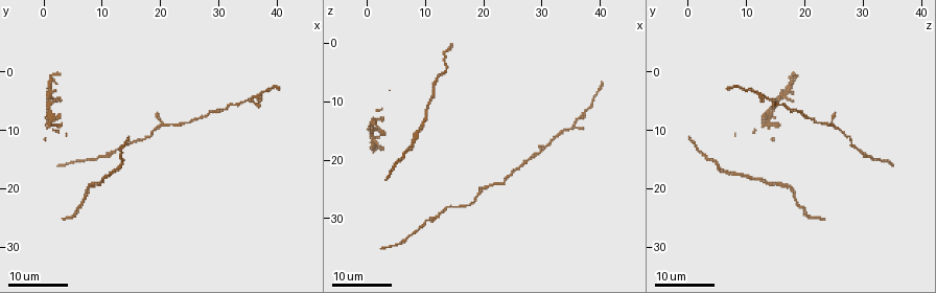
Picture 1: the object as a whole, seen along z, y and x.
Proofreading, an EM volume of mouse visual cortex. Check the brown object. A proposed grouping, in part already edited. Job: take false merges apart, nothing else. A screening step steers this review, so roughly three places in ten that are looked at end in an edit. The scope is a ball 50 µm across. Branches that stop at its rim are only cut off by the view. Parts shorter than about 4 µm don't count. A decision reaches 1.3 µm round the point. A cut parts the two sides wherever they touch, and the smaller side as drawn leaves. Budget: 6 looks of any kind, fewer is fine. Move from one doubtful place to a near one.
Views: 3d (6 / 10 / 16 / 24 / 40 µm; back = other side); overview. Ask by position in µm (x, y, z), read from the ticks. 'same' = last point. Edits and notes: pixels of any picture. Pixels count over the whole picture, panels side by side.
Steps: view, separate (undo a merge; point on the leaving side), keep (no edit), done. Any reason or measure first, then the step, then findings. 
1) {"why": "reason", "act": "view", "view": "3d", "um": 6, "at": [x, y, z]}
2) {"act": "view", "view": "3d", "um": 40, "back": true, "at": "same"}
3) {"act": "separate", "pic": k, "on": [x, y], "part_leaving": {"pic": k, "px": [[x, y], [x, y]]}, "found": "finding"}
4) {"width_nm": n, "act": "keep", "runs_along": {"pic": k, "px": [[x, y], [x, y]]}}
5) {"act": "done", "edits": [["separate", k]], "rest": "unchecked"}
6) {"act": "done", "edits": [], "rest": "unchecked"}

{"why": "thick turns thin", "act": "view", "view": "3d", "um": 24, "at": [12.0, 13.5, 29.5]}

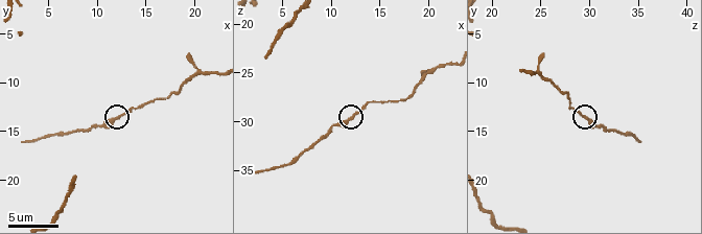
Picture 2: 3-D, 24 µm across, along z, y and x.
{"act": "view", "view": "3d", "um": 10, "at": [12.0, 13.6, 29.6]}

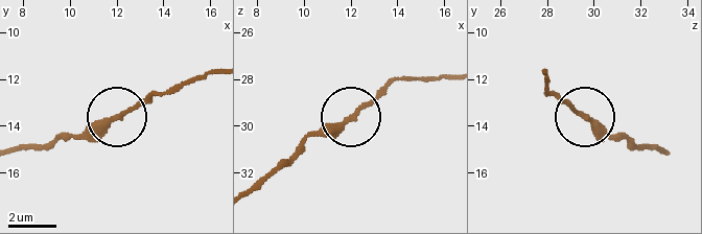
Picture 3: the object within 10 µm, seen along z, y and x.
{"width_nm": 240, "act": "keep", "runs_along": {"pic": 3, "px": [[145, 103], [71, 134]]}, "found": "continuous, no second cell"}

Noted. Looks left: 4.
{"why": "three arms meet", "act": "view", "view": "3d", "um": 10, "at": [21.0, 9.0, 24.2]}

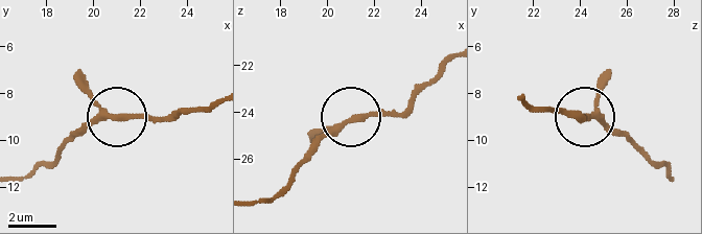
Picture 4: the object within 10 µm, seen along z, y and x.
{"why": "closer look", "act": "view", "view": "3d", "um": 6, "at": [21.1, 9.0, 24.4]}

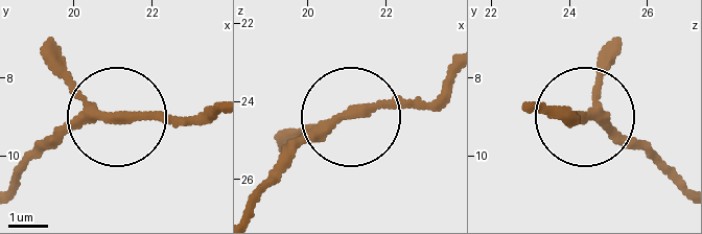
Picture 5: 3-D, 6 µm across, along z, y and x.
{"act": "keep", "found": "one cell here"}

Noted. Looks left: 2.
{"act": "view", "view": "3d", "um": 24, "at": [36.0, 4.5, 14.0]}

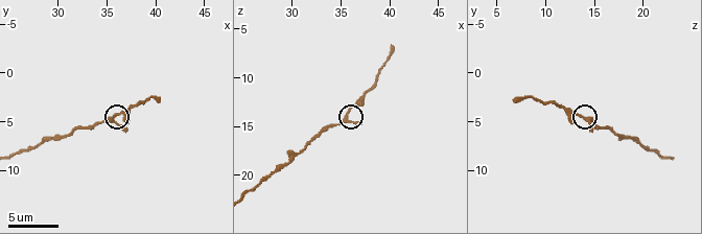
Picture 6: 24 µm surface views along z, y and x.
{"act": "view", "view": "3d", "um": 10, "at": [36.0, 4.2, 13.6]}

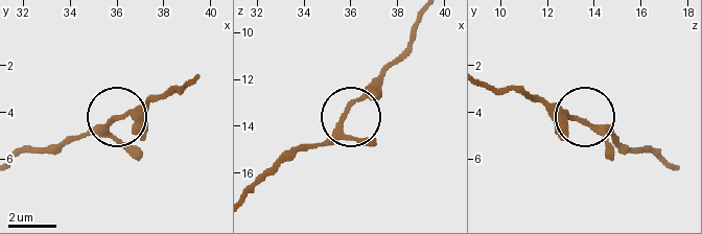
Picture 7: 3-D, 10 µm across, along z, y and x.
{"act": "keep", "runs_along": {"pic": 7, "px": [[664, 162], [529, 96]]}, "found": "continuous, no second cell"}

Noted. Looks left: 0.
{"act": "done", "edits": [], "rest": "unchecked"}

